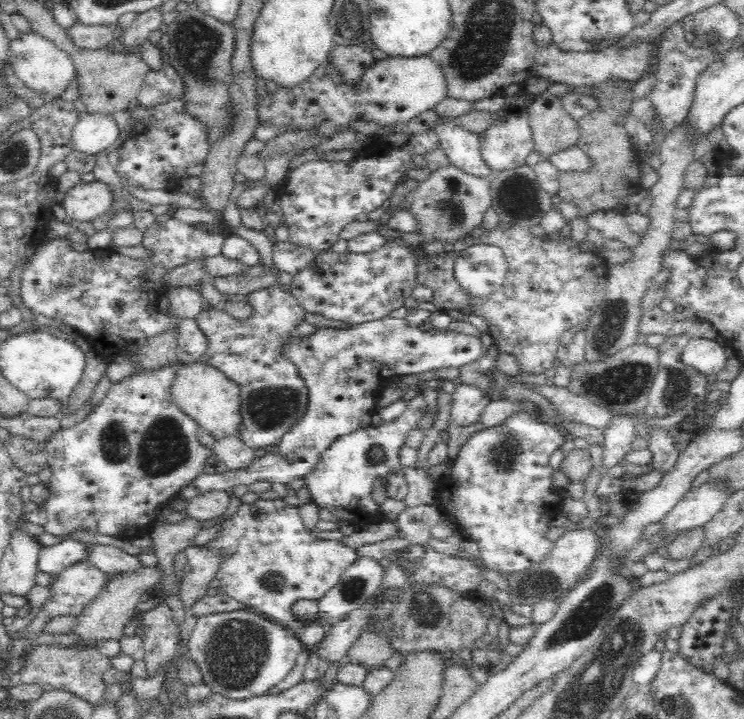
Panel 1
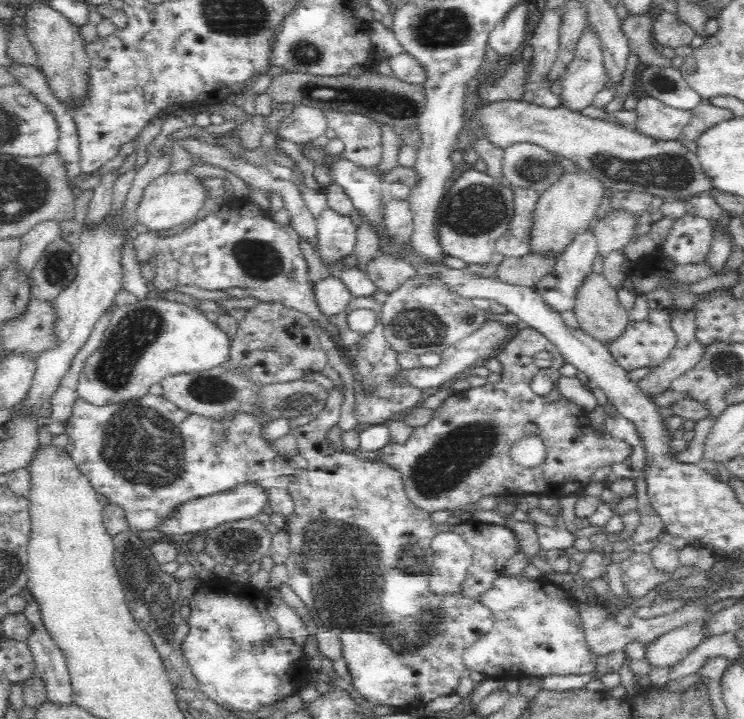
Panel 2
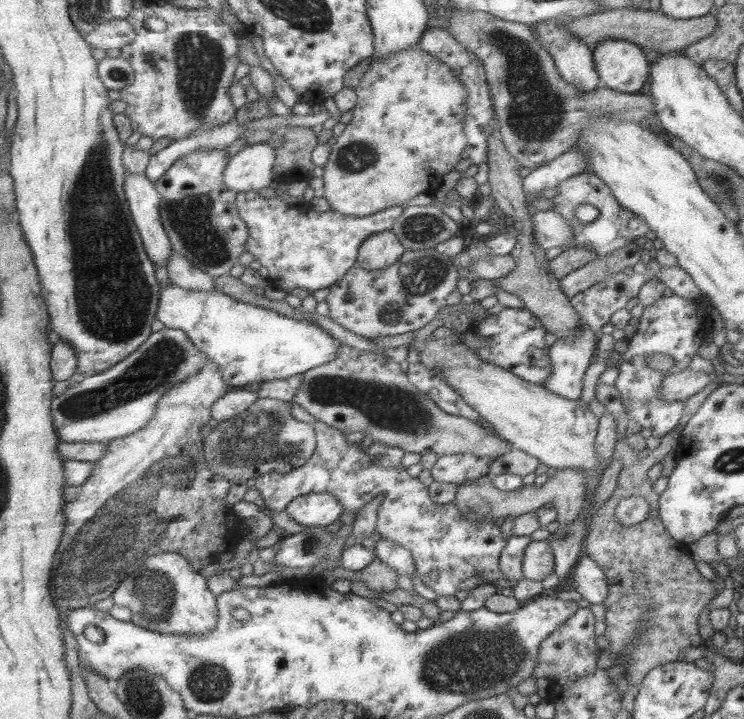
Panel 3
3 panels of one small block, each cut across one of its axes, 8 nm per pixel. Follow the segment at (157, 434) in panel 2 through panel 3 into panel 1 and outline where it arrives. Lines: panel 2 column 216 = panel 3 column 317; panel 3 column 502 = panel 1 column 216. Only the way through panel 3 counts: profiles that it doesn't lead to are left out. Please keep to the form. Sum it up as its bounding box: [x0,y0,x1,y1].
[208,499,359,632]

